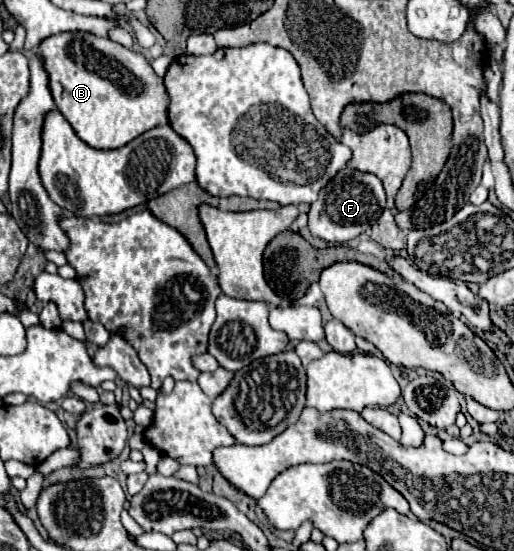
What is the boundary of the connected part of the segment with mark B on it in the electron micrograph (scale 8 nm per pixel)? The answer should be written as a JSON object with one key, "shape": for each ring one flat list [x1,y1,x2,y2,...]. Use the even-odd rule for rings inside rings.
{"shape":[[61,32,45,38,45,42,39,44,39,58,45,62,45,72,49,74,49,90,55,106,69,120,77,136,89,146,101,150,121,148,139,134,167,124,169,96,163,86,163,78,153,72,141,54,127,50,109,38,99,38,89,32]]}

